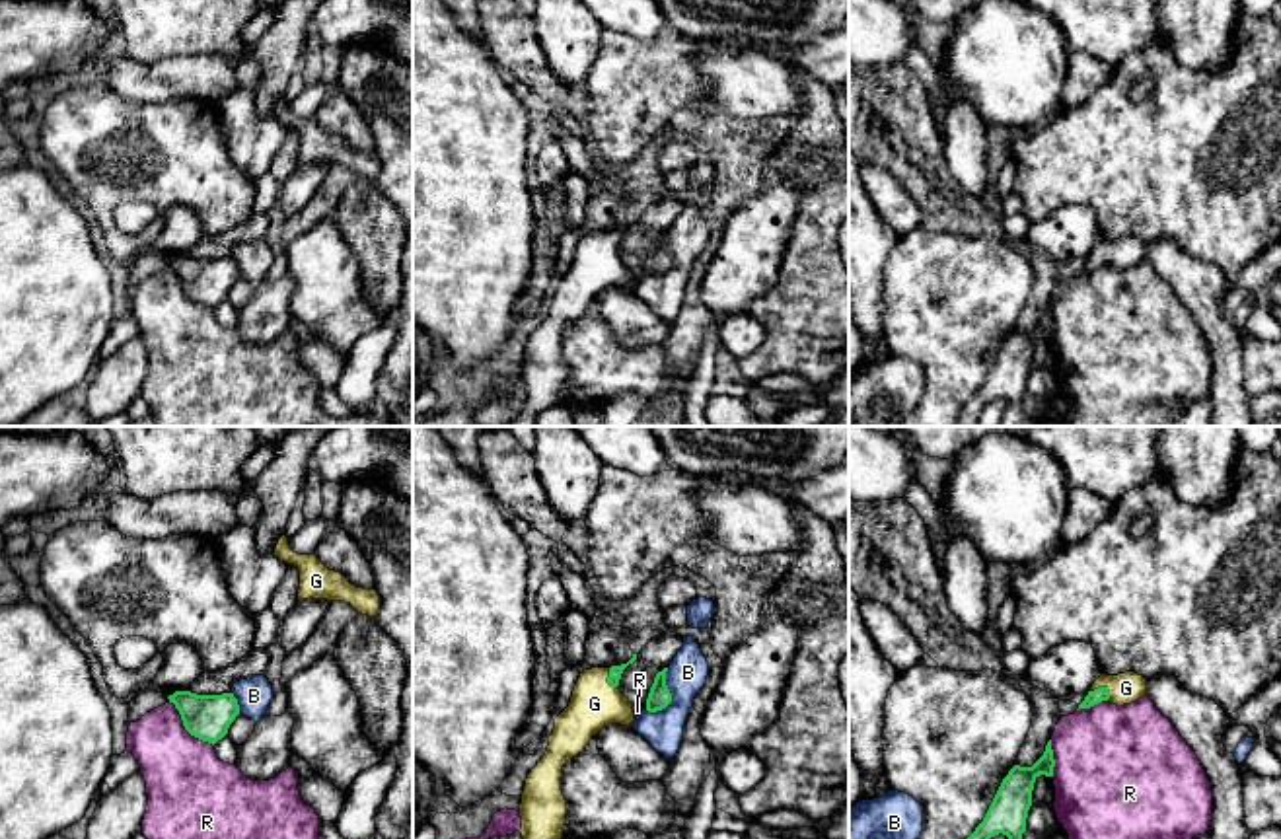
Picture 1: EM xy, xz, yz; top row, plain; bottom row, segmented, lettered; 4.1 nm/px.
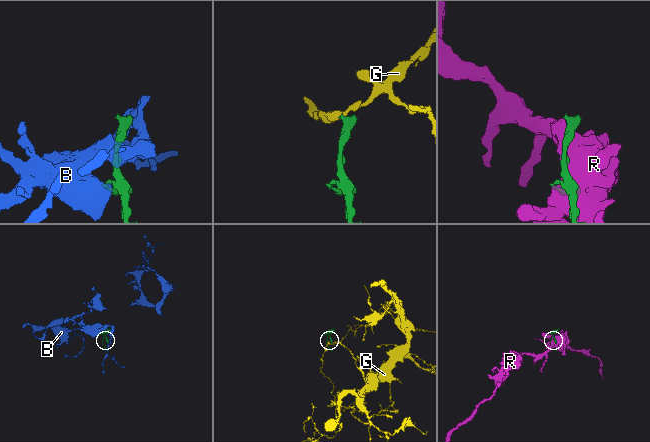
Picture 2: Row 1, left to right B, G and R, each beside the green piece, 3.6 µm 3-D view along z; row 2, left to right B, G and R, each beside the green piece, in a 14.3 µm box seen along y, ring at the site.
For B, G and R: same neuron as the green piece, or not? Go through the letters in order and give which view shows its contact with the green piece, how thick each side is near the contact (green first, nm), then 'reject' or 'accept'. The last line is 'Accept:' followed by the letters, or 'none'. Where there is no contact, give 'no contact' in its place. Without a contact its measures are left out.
B: meets green in xz; 90 nm thick on the green side, 160 nm on the other; reject
G: meets green in yz; 60 nm thick on the green side, 130 nm on the other; accept
R: meets green in xy; 190 nm thick on the green side, 360 nm on the other; reject
Accept: G

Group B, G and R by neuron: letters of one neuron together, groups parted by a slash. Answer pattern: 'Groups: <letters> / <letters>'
Groups: B / G / R

